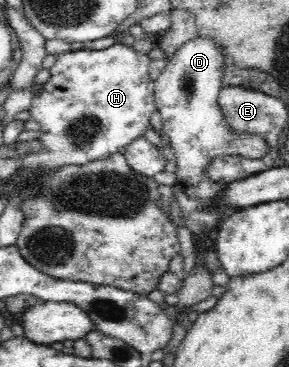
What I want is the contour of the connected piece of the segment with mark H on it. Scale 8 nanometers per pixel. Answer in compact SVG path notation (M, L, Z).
M118 39L112 46L101 50L88 50L81 46L57 56L56 64L50 69L50 79L43 84L41 92L32 96L28 116L40 125L41 143L39 152L26 154L19 162L21 171L39 169L54 171L66 165L84 165L96 159L106 159L118 153L134 139L142 137L150 126L151 117L156 109L155 81L148 74L151 59L146 54L122 44Z

